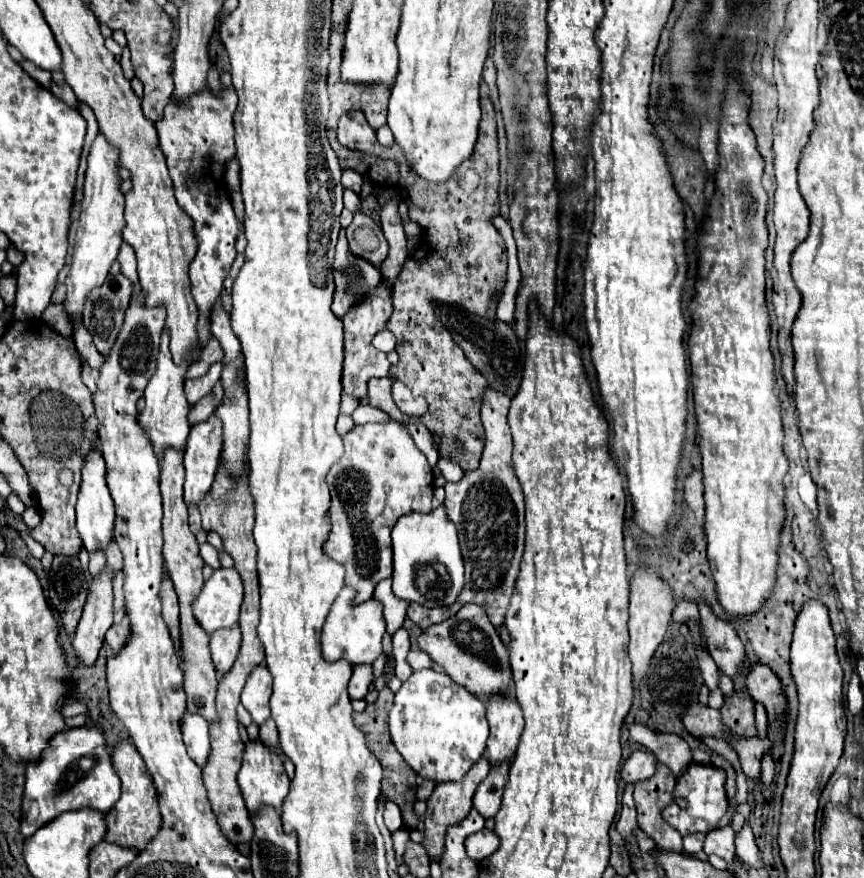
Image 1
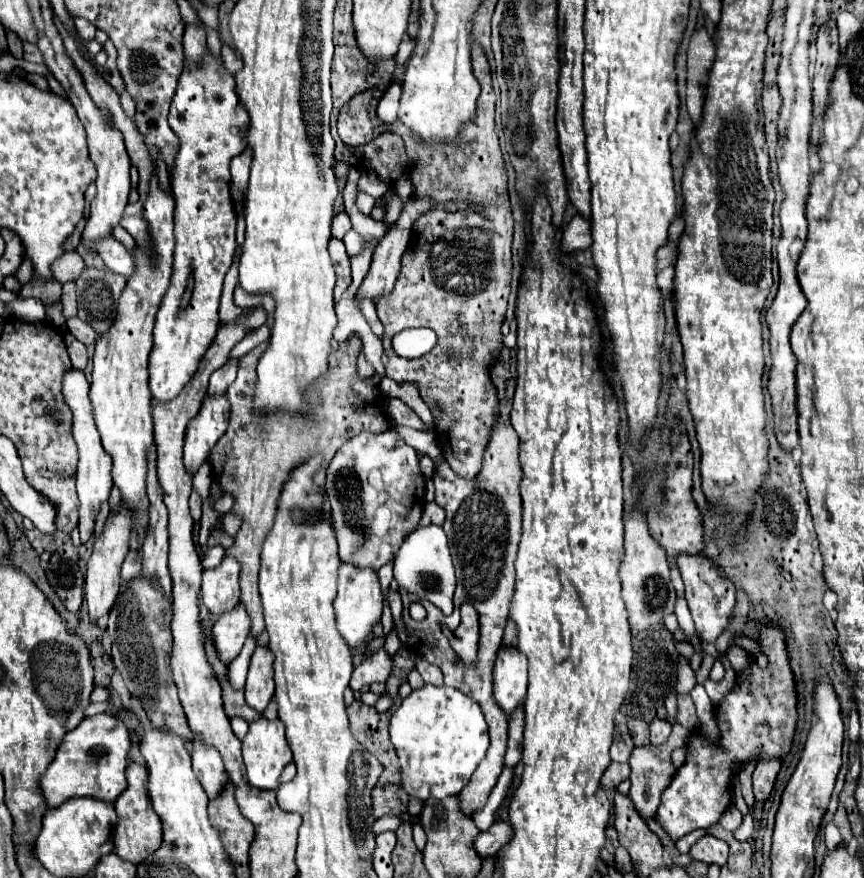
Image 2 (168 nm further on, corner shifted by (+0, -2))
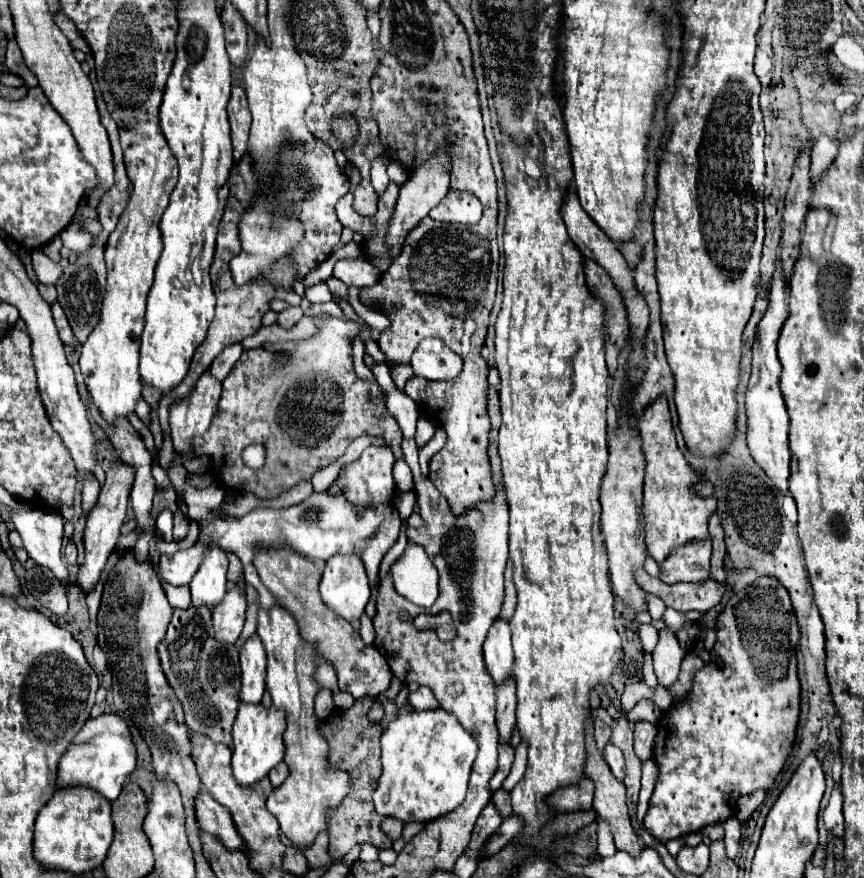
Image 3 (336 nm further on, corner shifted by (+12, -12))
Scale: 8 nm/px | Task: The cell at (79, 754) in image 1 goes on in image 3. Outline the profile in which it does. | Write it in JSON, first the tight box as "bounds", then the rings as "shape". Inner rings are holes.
{"bounds":[58,713,136,801],"shape":[[[114,713],[100,715],[84,723],[80,733],[72,739],[72,745],[60,759],[58,787],[84,785],[92,787],[108,801],[114,801],[120,795],[122,785],[126,783],[126,777],[134,771],[134,767],[136,767],[136,745],[132,741],[128,723]]]}

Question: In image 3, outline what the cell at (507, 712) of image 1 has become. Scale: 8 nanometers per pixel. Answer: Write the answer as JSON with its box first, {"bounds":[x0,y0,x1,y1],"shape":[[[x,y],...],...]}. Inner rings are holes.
{"bounds":[484,617,514,683],"shape":[[[498,617],[492,623],[488,637],[484,641],[484,661],[496,683],[502,683],[502,679],[506,679],[512,673],[514,653],[512,653],[508,619]]]}

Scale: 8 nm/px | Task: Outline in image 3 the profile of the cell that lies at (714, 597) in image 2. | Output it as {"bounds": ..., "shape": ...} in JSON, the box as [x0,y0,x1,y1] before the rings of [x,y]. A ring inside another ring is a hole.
{"bounds":[660,539,712,583],"shape":[[[710,539],[688,541],[672,549],[668,559],[660,563],[660,581],[700,583],[708,579],[710,577],[710,553],[712,553]]]}

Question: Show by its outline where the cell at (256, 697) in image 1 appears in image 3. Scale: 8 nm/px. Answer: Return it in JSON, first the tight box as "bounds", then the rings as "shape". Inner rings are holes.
{"bounds":[240,633,266,703],"shape":[[[254,633],[246,639],[240,649],[240,667],[242,667],[242,691],[240,699],[246,703],[260,703],[264,687],[266,687],[266,661],[264,661],[264,645],[260,645],[260,637]]]}

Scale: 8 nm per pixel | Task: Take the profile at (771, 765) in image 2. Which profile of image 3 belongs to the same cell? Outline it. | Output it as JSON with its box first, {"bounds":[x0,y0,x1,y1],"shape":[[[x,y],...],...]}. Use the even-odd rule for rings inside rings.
{"bounds":[736,791,764,823],"shape":[[[754,791],[752,795],[744,795],[738,799],[738,813],[736,813],[736,819],[740,823],[744,823],[754,811],[756,807],[764,801],[764,791]]]}

